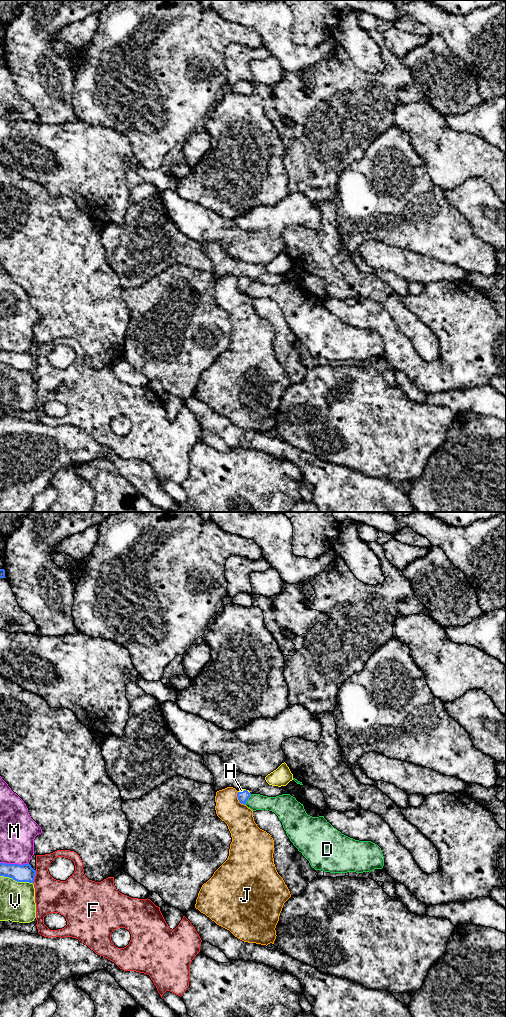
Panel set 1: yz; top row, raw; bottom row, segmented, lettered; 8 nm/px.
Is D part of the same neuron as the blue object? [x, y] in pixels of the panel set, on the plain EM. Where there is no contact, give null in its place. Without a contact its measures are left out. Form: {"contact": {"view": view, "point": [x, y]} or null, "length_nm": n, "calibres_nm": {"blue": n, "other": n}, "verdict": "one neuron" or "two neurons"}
{"contact": {"view": "yz", "point": [247, 287]}, "length_nm": 110, "calibres_nm": {"blue": 90, "other": 130}, "verdict": "two neurons"}

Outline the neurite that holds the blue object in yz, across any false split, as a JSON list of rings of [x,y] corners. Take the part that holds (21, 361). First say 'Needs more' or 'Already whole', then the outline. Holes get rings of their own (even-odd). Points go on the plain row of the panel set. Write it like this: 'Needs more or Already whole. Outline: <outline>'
Already whole. Outline: [[[0,351],[0,364],[9,365],[17,370],[33,371],[36,358],[28,352],[6,352]]]

